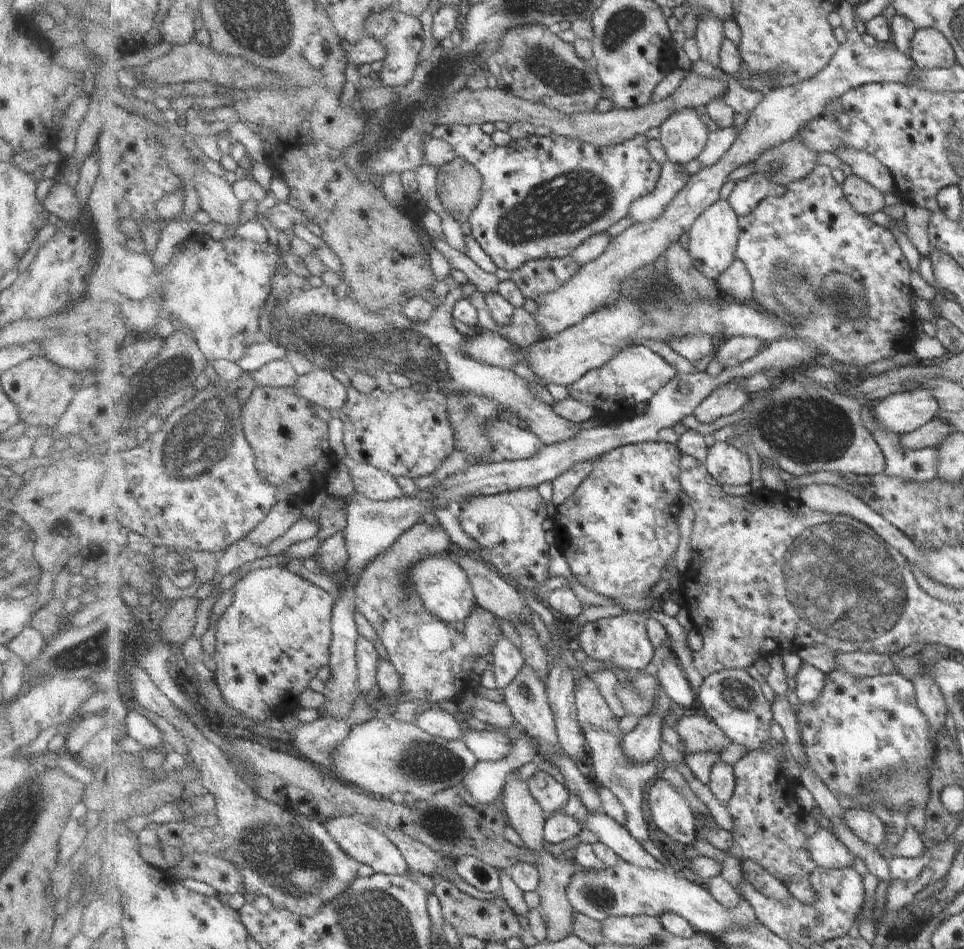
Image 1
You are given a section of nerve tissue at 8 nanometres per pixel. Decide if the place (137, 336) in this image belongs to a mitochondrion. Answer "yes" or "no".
no

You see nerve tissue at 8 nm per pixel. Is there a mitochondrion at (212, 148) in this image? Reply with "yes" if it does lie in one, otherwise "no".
yes

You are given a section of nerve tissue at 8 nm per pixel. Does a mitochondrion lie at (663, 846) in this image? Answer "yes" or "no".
no

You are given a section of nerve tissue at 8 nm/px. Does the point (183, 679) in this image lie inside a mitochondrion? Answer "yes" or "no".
no

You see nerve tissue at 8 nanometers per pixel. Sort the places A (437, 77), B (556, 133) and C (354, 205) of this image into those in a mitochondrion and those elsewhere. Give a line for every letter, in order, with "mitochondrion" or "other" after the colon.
A: mitochondrion
B: other
C: other

